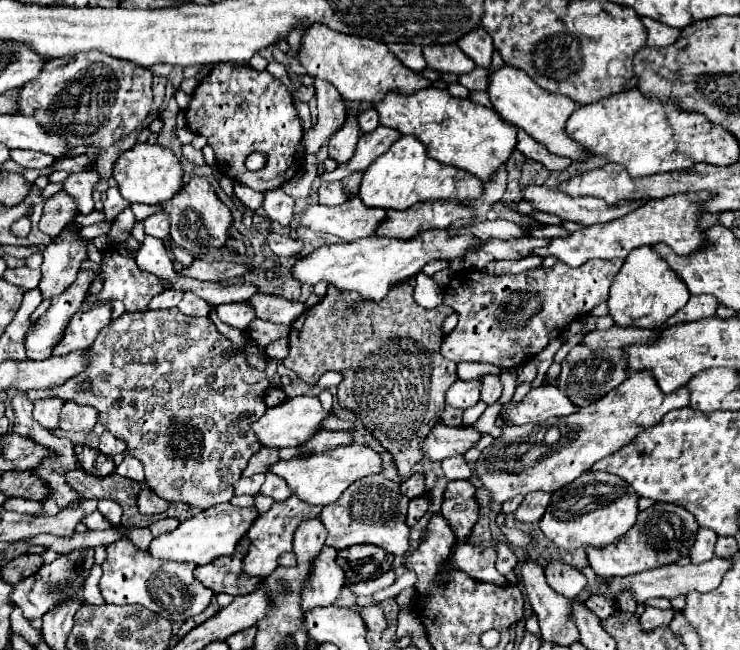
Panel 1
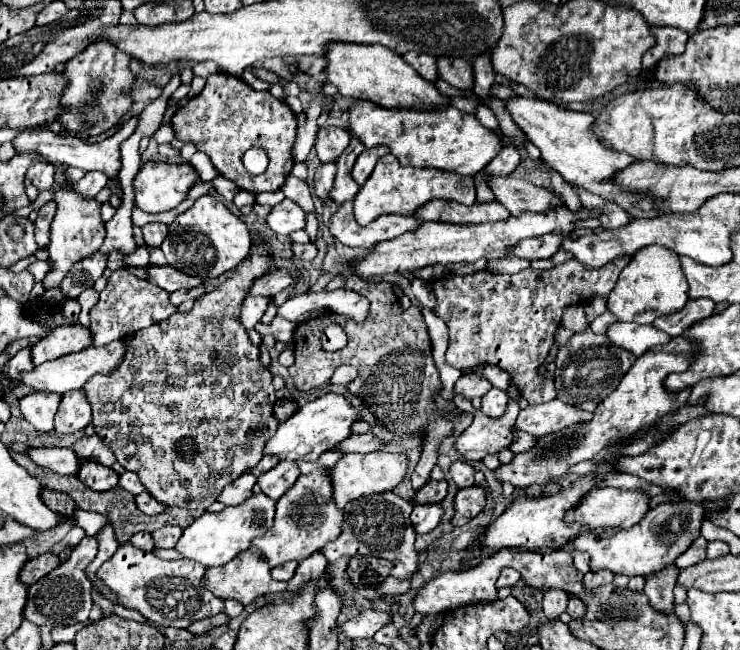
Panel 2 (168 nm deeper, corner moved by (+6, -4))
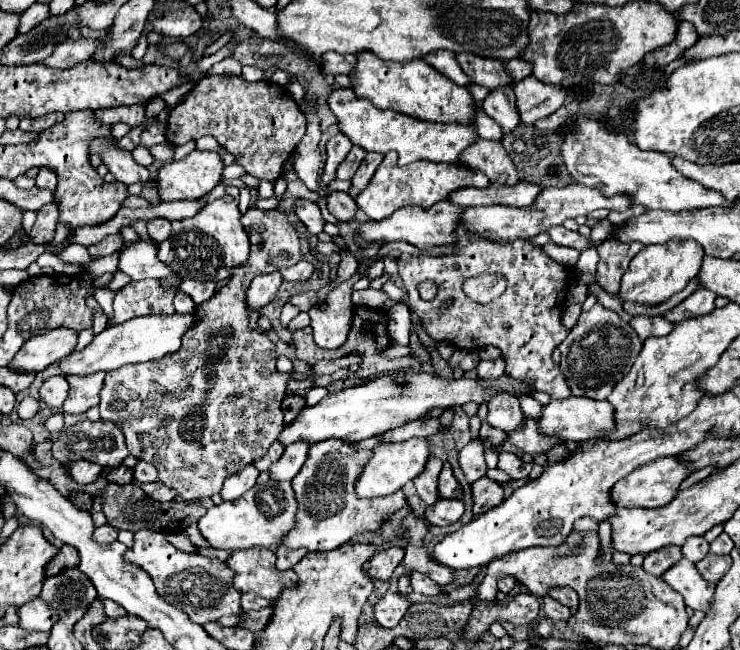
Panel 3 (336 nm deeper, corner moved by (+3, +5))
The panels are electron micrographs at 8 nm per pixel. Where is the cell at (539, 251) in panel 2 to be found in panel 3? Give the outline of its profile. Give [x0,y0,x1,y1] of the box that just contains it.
[547,226,591,250]

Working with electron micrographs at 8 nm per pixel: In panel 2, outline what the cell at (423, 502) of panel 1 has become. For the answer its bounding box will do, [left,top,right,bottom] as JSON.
[410,505,444,533]

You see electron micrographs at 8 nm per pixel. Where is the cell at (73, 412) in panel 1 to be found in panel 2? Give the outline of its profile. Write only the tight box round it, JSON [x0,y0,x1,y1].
[56,391,90,433]

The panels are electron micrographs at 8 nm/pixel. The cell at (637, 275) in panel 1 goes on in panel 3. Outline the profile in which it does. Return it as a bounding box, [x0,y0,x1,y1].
[619,240,705,306]

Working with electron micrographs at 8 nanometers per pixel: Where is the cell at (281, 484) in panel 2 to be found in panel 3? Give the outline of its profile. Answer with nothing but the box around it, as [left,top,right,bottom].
[269,442,309,480]

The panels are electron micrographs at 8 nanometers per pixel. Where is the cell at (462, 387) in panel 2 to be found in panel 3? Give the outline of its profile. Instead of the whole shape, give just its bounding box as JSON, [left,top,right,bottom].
[477,360,505,380]

